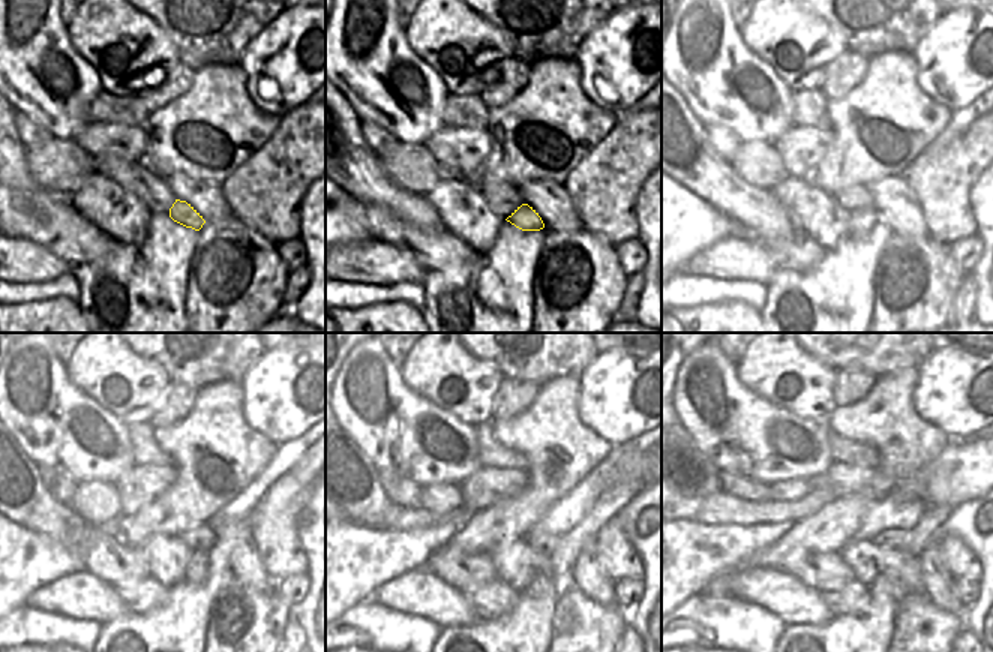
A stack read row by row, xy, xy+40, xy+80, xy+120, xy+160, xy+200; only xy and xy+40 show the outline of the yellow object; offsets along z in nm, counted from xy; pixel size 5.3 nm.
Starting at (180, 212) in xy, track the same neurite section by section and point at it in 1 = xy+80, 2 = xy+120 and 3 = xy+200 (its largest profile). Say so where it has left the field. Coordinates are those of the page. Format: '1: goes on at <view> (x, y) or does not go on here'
1: goes on at xy+80 (863, 222)
2: goes on at xy+120 (197, 570)
3: goes on at xy+200 (882, 591)

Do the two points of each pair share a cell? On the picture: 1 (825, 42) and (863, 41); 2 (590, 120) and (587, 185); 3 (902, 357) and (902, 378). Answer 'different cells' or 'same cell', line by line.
1: different cells
2: different cells
3: different cells

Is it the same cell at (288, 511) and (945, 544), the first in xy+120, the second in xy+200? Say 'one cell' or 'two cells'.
one cell

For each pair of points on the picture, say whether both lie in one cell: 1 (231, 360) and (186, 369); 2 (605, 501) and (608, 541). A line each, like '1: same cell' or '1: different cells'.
1: same cell
2: different cells

